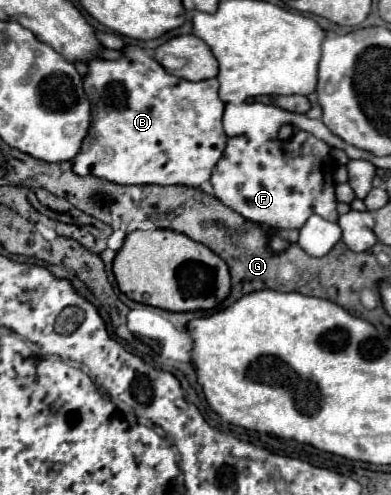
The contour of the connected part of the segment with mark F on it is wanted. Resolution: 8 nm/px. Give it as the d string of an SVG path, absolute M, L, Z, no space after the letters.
M297 129L291 139L257 139L249 133L227 137L225 151L217 161L211 173L213 195L239 215L249 221L267 225L271 229L301 229L311 215L321 215L327 221L337 223L337 199L335 199L335 183L333 183L333 167L335 161L331 157L331 147L317 139L315 135Z

